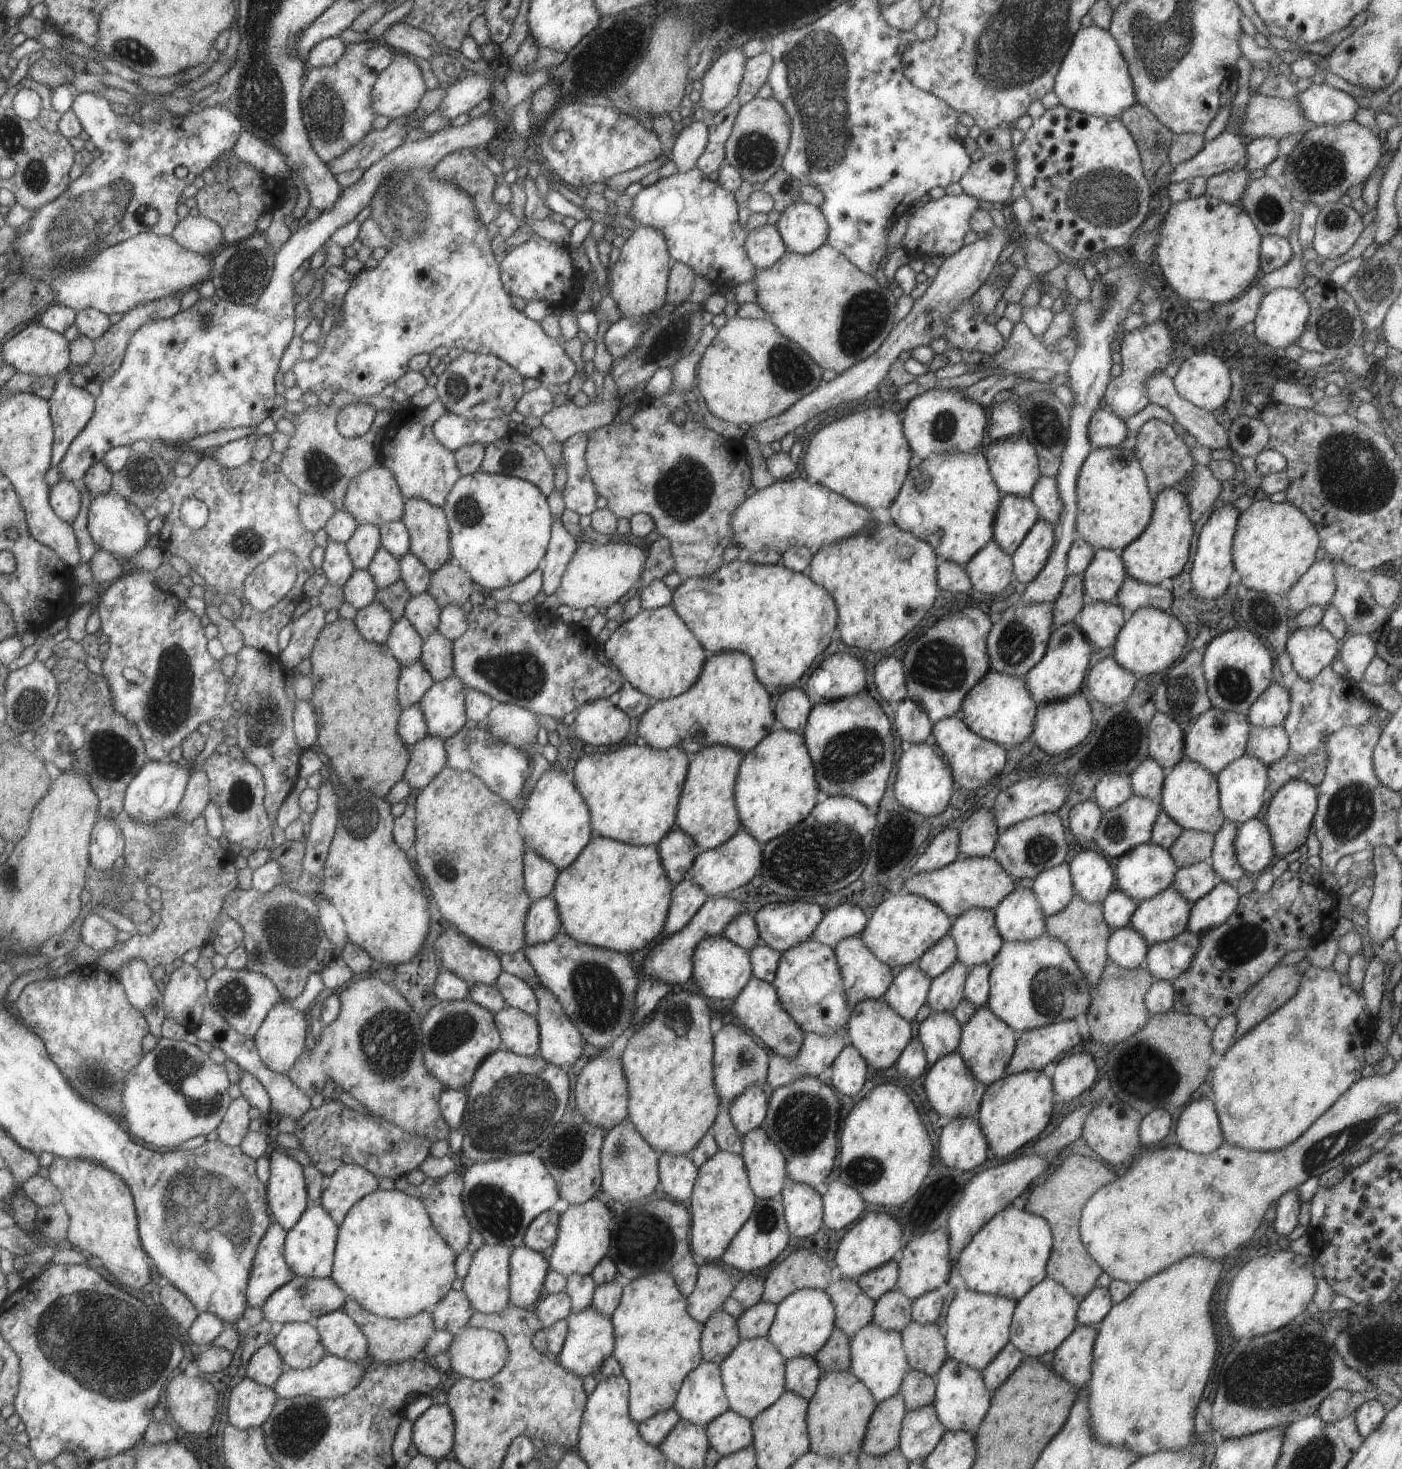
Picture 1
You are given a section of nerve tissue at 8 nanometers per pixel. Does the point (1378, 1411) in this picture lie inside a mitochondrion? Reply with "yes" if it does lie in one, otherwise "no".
no

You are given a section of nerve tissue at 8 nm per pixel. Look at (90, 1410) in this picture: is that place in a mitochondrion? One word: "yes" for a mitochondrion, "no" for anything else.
no

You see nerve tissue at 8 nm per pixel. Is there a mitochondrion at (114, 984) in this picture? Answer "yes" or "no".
no

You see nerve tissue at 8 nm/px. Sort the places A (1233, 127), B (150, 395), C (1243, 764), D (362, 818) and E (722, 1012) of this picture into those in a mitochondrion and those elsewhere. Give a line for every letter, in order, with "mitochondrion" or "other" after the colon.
A: other
B: mitochondrion
C: other
D: mitochondrion
E: other

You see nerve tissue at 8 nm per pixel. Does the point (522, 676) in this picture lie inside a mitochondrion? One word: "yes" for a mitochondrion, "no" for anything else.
yes

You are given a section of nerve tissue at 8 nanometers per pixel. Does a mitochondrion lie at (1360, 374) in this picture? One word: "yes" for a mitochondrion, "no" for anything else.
no

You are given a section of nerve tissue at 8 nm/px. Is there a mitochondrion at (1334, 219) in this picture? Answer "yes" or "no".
yes

